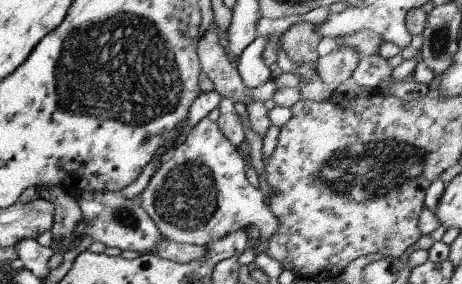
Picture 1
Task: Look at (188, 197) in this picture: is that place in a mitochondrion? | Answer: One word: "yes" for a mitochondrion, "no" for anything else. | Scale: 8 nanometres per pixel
yes

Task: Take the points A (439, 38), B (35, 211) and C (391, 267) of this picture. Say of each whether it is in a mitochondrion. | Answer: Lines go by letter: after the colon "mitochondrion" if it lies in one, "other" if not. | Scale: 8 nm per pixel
A: mitochondrion
B: mitochondrion
C: other

